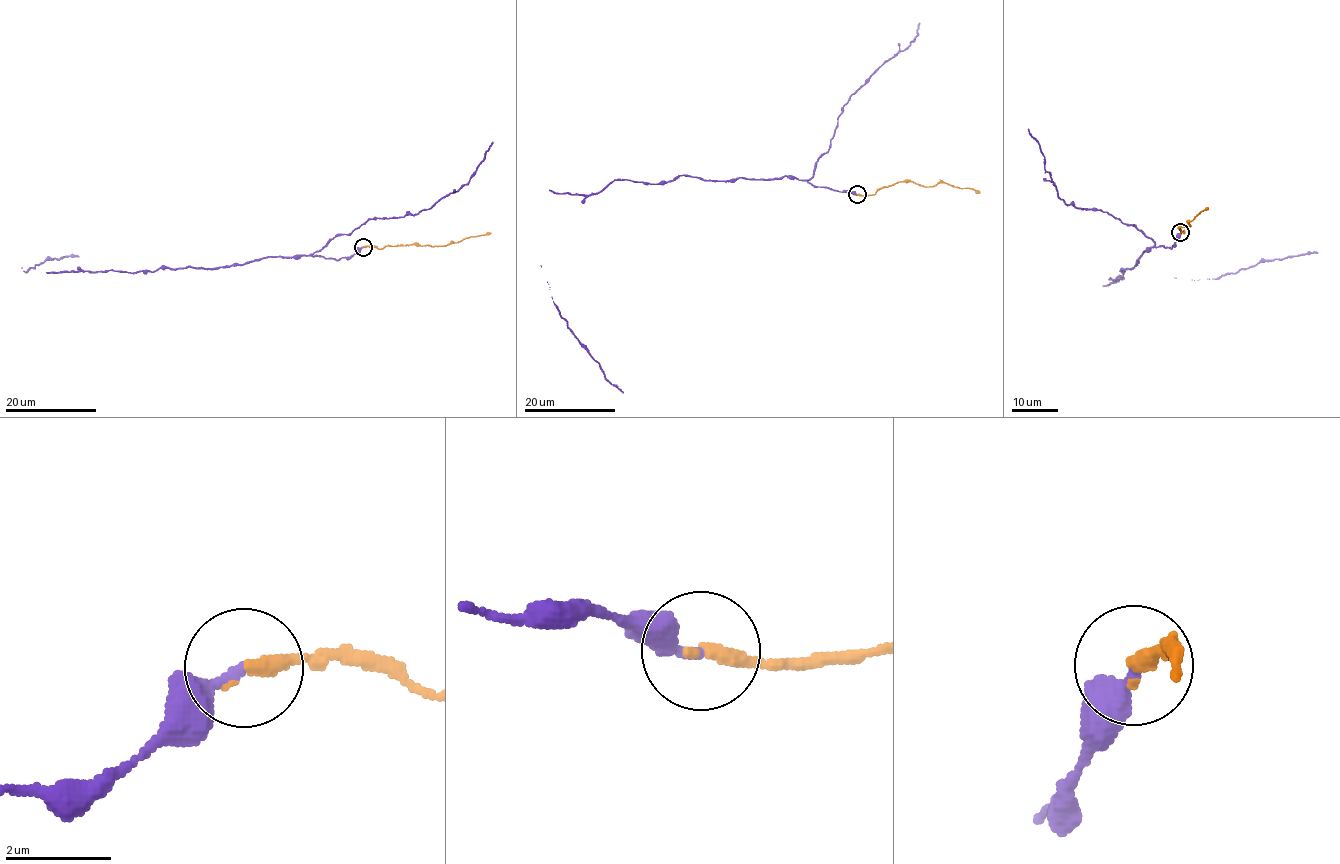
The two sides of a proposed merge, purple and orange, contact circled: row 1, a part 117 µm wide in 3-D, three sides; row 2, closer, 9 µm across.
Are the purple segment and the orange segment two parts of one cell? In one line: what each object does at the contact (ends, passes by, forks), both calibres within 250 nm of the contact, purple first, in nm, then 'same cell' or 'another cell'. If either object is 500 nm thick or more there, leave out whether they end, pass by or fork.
purple ends there; orange ends there; 200 nm thick on the purple side, 280 nm on the other; same cell

